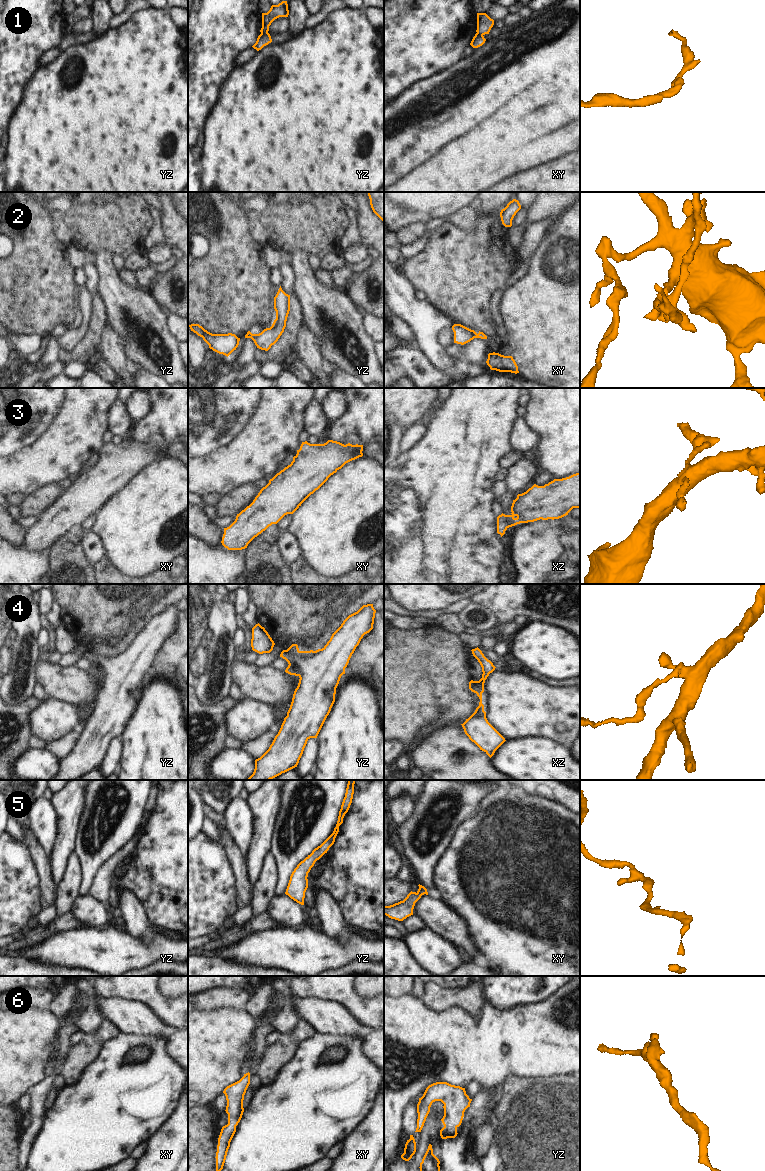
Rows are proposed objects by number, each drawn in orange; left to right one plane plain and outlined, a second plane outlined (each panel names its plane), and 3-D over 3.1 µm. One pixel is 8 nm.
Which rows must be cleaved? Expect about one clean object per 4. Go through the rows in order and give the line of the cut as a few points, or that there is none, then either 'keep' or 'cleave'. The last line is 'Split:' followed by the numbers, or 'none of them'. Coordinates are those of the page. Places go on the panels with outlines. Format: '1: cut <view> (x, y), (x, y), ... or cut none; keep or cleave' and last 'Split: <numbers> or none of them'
1: cut yz (267, 31), (261, 34); cleave
2: cut xy (472, 330), (475, 337); cleave
3: cut none; keep
4: cut yz (286, 650), (291, 653), (298, 651); cleave
5: cut none; keep
6: cut none; keep
Split: 1, 2, 4

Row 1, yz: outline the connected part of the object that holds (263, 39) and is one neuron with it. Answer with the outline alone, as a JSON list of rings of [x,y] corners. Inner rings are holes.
[[[268,32],[262,33],[258,36],[256,43],[252,46],[257,51],[272,42],[271,36]]]

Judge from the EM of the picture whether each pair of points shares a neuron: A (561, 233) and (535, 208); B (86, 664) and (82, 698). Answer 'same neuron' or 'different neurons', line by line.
A: different neurons
B: different neurons

